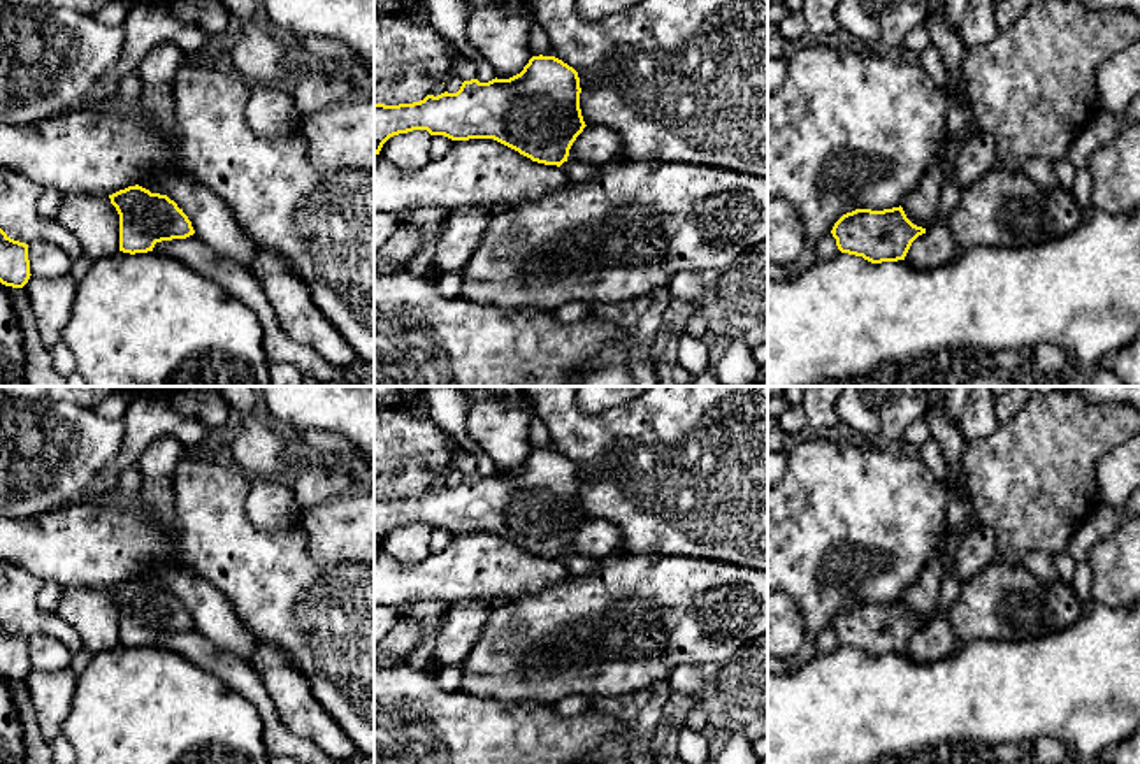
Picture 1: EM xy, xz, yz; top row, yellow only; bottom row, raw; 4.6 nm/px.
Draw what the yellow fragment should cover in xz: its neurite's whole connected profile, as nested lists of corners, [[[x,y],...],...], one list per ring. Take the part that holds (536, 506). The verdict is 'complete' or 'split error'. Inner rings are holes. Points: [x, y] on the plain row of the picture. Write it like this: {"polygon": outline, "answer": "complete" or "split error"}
{"polygon": [[[532,450],[523,464],[509,472],[464,474],[457,487],[427,488],[420,495],[385,499],[374,495],[374,548],[399,527],[427,523],[451,534],[494,532],[532,555],[560,560],[573,576],[587,576],[597,560],[569,555],[569,543],[587,520],[580,502],[578,465],[555,450]]], "answer": "split error"}

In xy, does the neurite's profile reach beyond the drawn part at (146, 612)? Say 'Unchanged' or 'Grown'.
Unchanged

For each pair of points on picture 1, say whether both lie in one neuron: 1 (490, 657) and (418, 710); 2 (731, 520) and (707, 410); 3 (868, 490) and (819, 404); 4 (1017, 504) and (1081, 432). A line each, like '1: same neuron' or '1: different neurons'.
1: different neurons
2: same neuron
3: different neurons
4: same neuron

